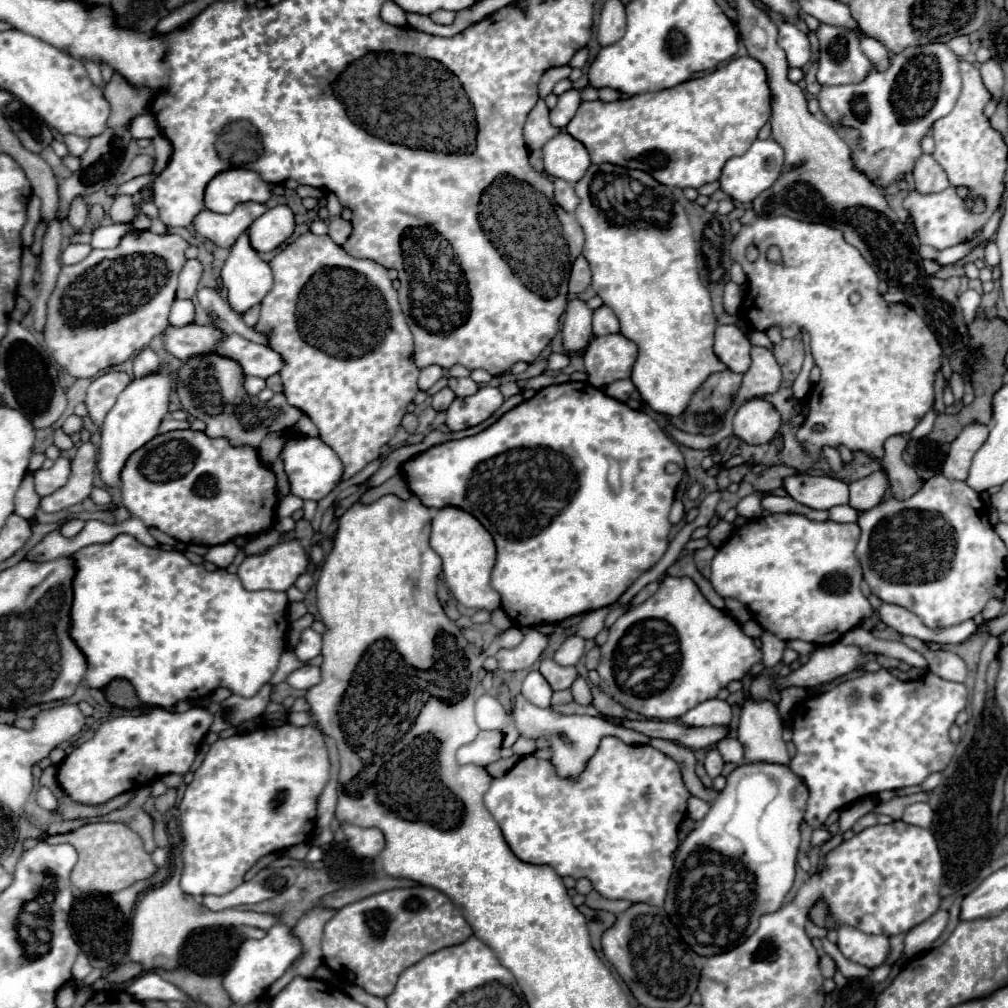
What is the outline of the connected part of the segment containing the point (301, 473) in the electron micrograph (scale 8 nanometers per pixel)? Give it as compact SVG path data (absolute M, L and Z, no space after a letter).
M291 436L281 448L281 460L289 480L289 492L303 500L321 500L323 496L327 496L339 482L343 470L337 454L333 454L333 450L325 446L325 442L321 442L319 438L309 436Z

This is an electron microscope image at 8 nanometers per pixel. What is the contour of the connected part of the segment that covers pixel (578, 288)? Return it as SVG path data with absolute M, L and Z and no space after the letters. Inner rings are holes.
M579 256L573 264L571 278L569 278L569 294L577 296L591 284L591 268L583 256Z

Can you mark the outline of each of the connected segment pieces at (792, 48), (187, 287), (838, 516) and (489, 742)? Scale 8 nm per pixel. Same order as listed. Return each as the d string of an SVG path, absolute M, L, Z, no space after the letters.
M789 22L779 24L779 46L787 54L789 68L803 68L811 60L809 38L795 24Z
M189 260L179 274L177 298L193 298L199 288L201 276L203 276L203 264L199 260Z
M835 506L829 510L829 518L833 522L855 522L857 520L857 512L851 506Z
M479 732L475 742L463 746L457 752L457 760L461 764L477 764L477 766L489 766L491 762L499 760L501 752L501 740L503 736L499 732Z

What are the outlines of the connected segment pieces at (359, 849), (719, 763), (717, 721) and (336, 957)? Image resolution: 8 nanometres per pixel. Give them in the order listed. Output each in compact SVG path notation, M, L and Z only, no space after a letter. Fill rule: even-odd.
M343 824L345 836L349 840L349 846L357 856L363 858L377 858L377 854L383 850L383 834L377 828L359 828L351 824Z
M715 748L707 750L707 756L705 756L705 760L703 760L703 766L705 766L705 770L707 770L707 774L709 774L711 778L717 778L717 776L721 774L723 764L725 764L725 762L723 762L721 754L719 754Z
M713 698L685 712L681 716L681 722L687 726L729 726L731 716L731 706L725 700Z
M425 886L399 888L337 910L323 932L323 956L329 966L339 968L353 984L369 994L385 998L393 992L405 968L417 964L431 952L465 942L471 934L473 930L465 922L461 910L443 892ZM417 896L423 904L417 910L405 908L405 902Z

